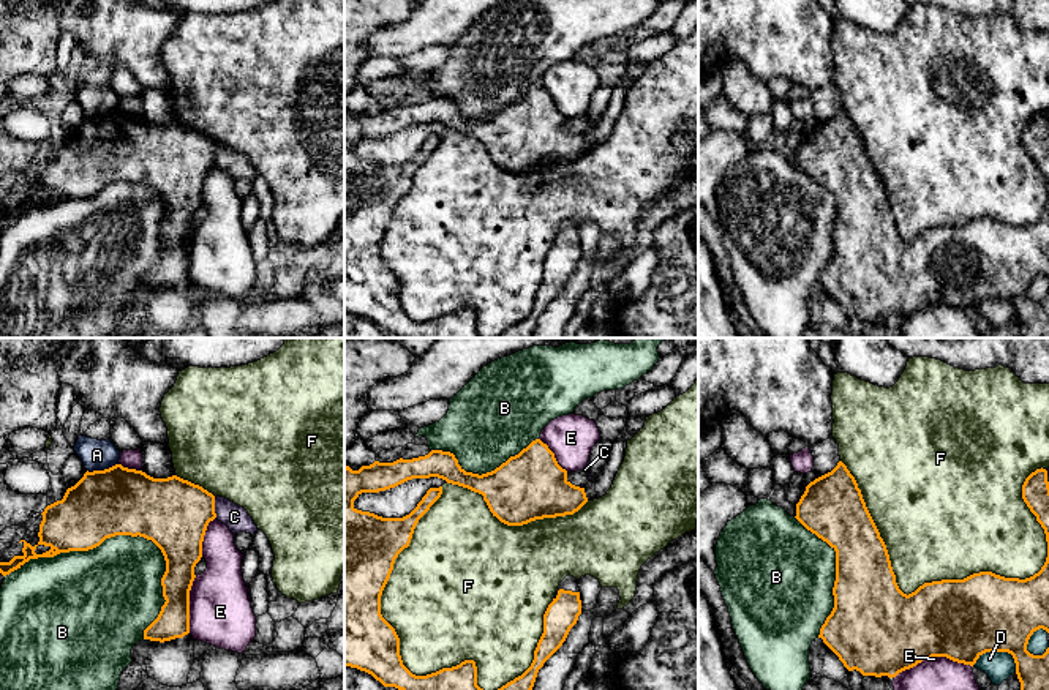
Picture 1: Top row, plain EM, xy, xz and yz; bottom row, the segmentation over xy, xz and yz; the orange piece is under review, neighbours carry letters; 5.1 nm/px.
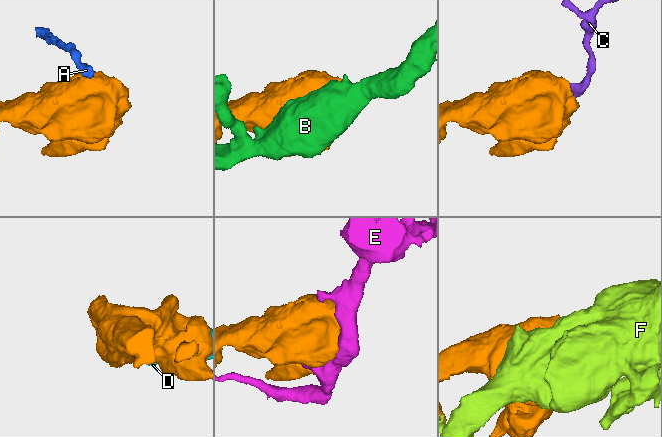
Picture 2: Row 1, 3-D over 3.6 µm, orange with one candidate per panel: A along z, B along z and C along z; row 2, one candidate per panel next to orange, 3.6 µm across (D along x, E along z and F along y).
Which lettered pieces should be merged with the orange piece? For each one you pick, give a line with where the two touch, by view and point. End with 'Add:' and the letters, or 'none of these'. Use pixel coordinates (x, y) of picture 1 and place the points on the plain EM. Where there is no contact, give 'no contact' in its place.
Add: none of these

